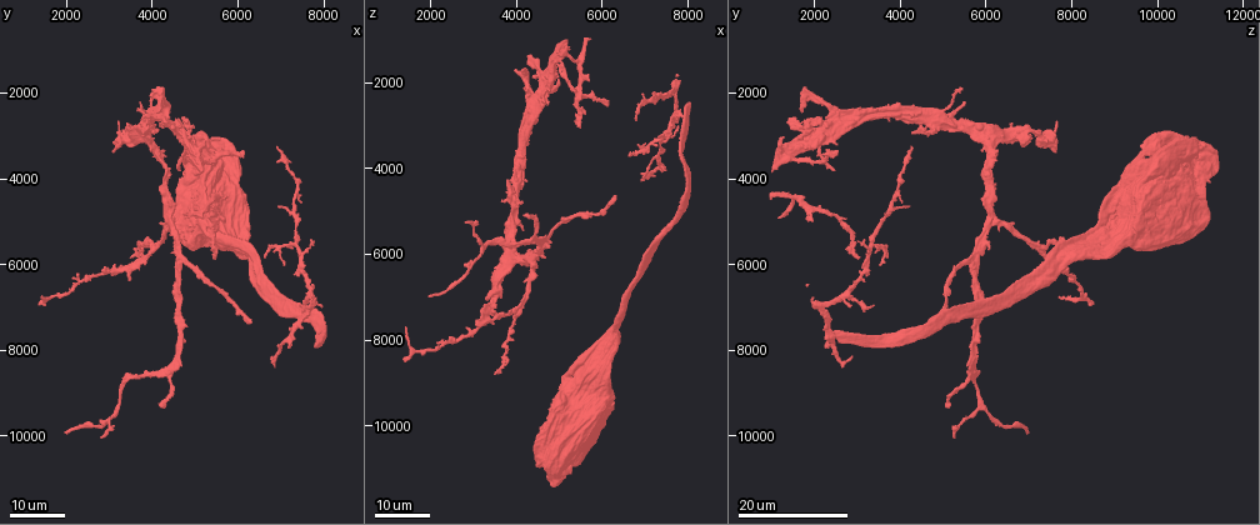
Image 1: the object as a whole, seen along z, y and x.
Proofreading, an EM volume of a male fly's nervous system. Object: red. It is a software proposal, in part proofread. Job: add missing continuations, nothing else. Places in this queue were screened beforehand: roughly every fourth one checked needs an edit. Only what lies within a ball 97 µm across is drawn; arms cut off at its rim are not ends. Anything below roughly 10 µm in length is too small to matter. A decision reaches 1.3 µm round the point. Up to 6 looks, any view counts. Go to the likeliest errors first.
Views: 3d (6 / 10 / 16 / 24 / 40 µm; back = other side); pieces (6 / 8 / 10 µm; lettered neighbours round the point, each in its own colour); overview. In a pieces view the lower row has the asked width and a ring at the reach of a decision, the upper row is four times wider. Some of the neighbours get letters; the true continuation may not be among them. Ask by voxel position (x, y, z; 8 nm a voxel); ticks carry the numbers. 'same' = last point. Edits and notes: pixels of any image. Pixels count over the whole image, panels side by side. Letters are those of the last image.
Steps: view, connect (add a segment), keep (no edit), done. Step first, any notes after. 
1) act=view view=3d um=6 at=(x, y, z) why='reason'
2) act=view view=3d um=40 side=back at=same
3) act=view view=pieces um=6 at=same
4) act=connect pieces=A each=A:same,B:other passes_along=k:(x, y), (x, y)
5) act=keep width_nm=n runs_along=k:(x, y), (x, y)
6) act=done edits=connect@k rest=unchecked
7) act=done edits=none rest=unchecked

act=view view=3d um=16 at=(7950, 7000, 2800) why='an open end'

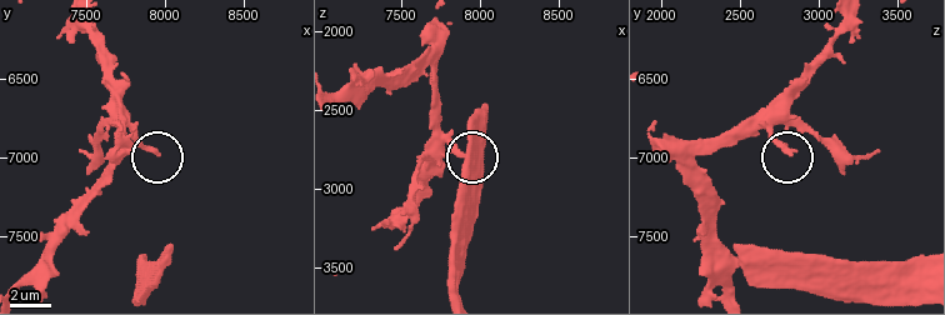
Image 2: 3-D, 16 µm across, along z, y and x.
act=view view=pieces um=10 at=(7940, 6980, 2820)

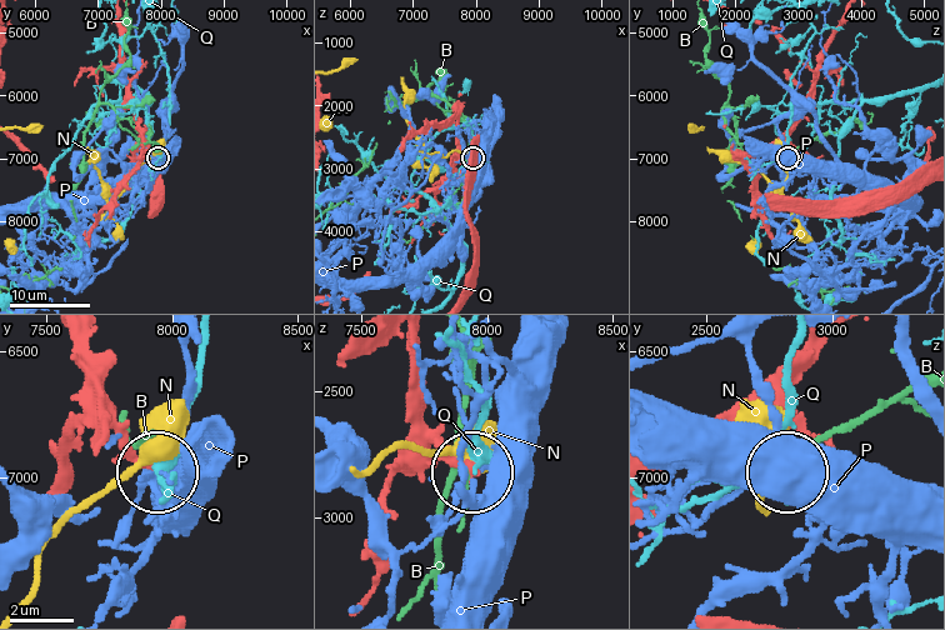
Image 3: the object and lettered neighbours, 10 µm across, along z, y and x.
act=keep width_nm=250 each=B:other,N:other,P:other,Q:other found='no lettered segment goes on from it'

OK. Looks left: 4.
act=view view=3d um=16 at=(4600, 3800, 2400) why='an open end'

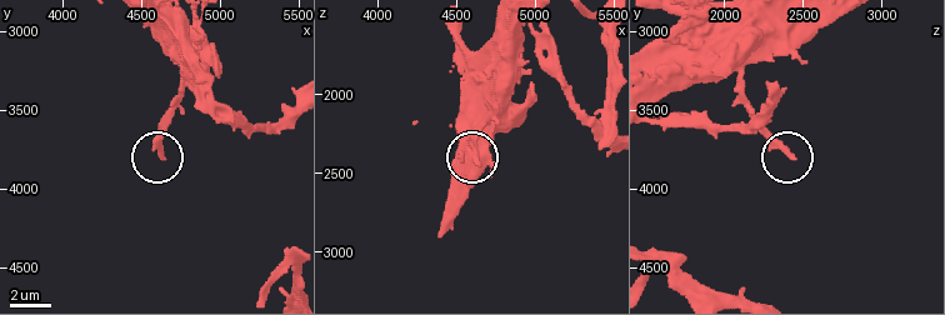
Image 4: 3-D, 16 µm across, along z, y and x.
act=view view=pieces um=8 at=(4640, 3800, 2440) why='see the neighbours'

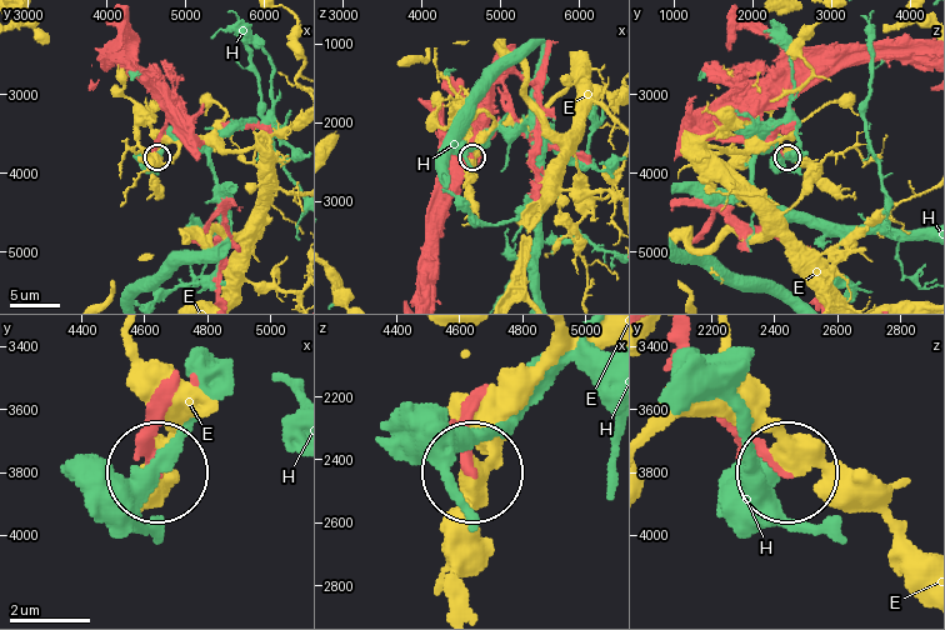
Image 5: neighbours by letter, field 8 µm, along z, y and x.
act=keep each=E:other,H:other found='none of them fits'

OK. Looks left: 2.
act=view view=3d um=16 at=(1400, 6850, 7750)

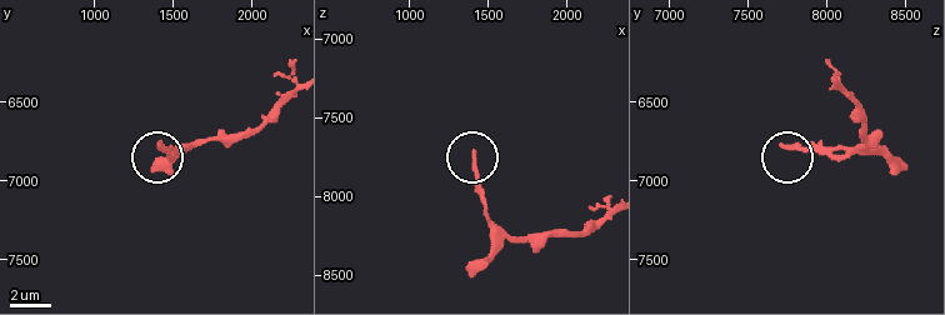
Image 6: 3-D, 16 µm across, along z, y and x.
act=view view=pieces um=8 at=(1400, 6780, 7700)

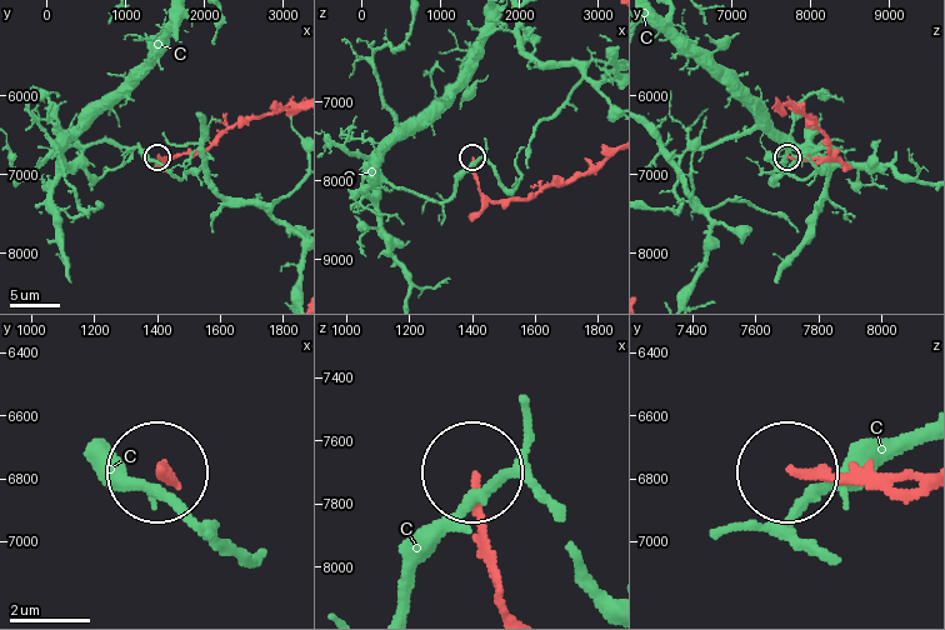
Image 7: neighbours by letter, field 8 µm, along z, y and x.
act=keep each=C:other runs_along=7:(924, 476), (786, 466) found='no lettered segment goes on from it'

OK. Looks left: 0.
act=done edits=none rest=unchecked

